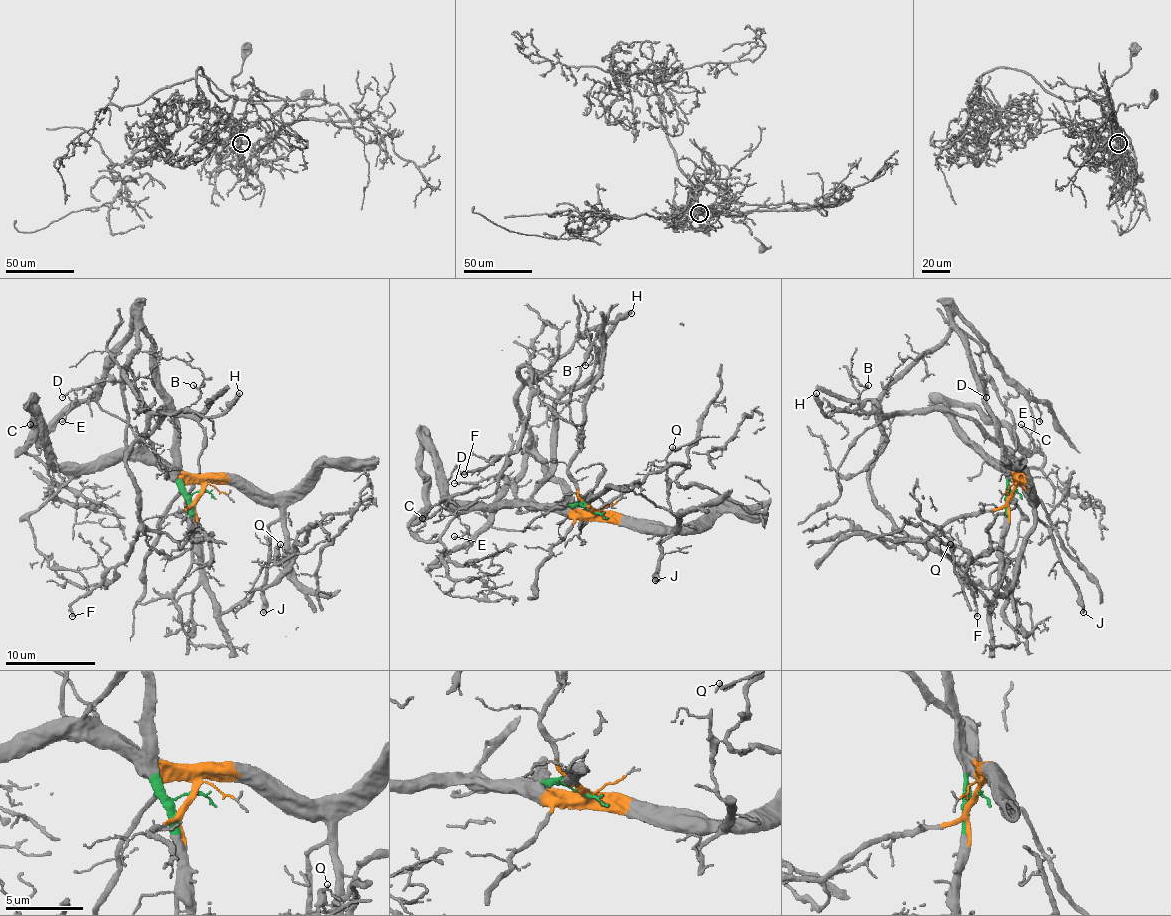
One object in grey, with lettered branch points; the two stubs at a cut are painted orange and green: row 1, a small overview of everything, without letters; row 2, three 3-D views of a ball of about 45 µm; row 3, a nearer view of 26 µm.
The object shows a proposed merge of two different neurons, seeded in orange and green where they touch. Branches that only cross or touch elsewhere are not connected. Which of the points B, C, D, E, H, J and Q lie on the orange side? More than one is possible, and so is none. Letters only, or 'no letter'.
C, D, J, Q

